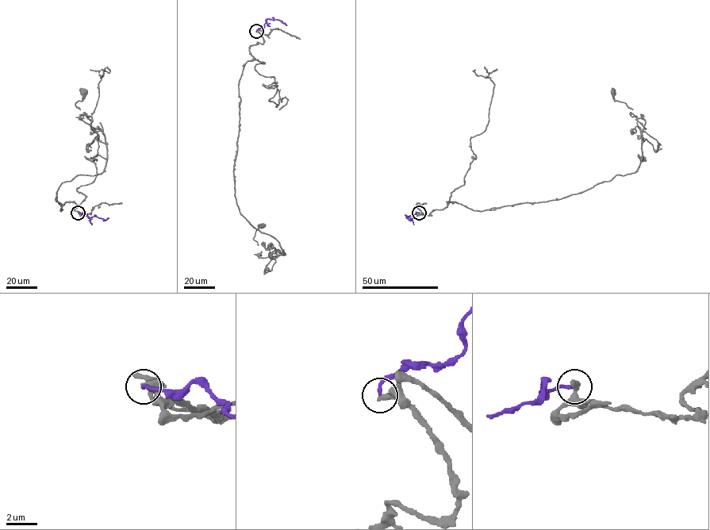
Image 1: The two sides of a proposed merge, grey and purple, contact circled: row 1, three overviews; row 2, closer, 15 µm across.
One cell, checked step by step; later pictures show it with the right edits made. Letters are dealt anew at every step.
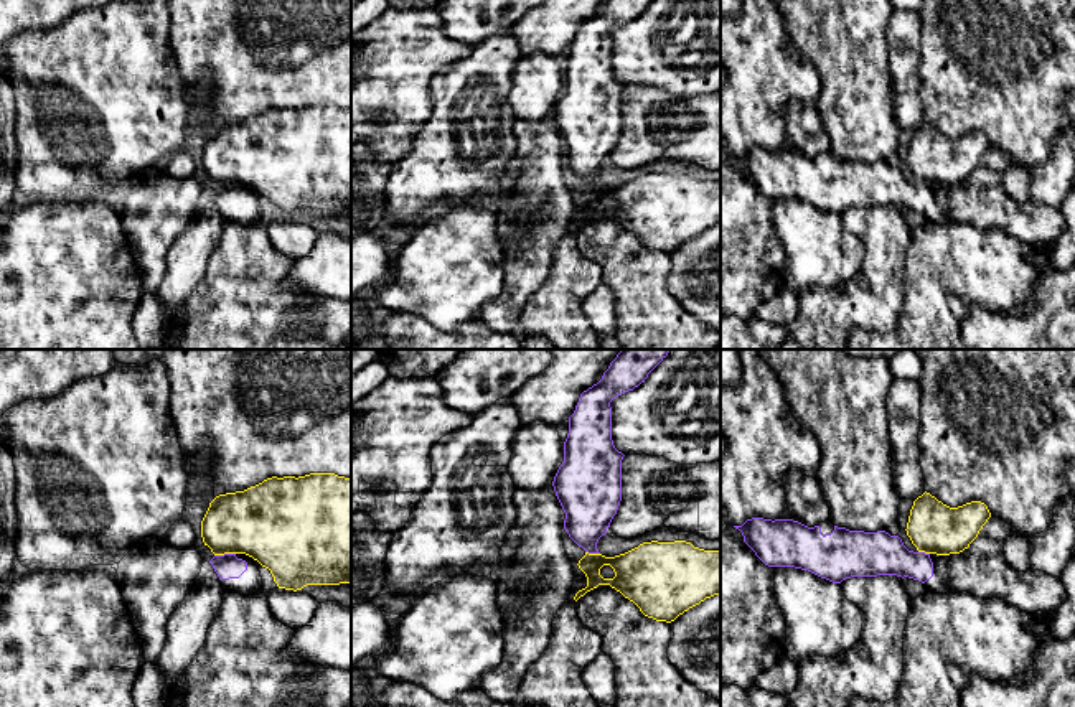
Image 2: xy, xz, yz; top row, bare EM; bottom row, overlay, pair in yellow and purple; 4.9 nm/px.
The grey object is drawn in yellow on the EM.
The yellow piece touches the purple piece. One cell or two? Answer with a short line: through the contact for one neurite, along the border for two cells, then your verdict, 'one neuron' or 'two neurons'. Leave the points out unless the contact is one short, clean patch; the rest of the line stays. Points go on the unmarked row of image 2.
xy (234, 183), (215, 187) | two neurons

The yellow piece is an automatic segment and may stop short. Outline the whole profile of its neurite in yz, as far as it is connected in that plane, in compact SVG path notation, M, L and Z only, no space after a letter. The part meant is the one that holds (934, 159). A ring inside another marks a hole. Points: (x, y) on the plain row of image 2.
M925 122L913 132L905 162L918 183L950 186L968 180L989 148L981 132L950 138Z

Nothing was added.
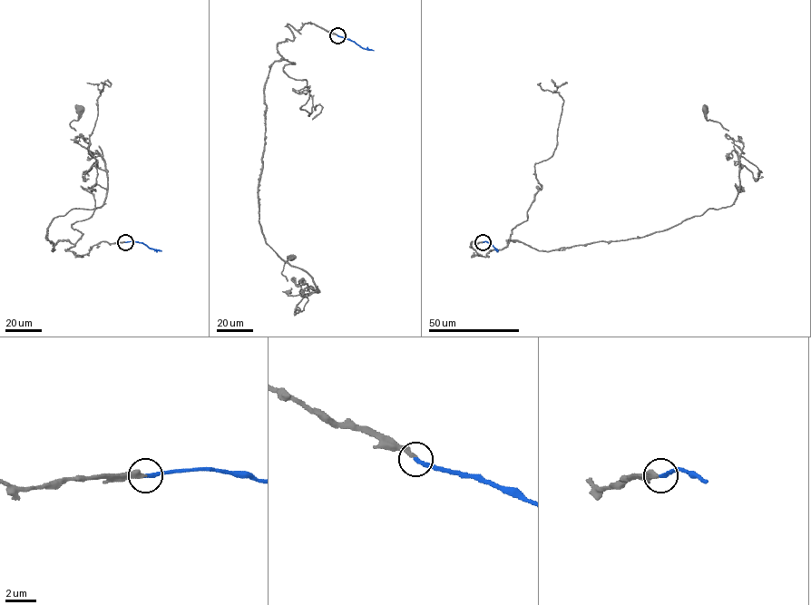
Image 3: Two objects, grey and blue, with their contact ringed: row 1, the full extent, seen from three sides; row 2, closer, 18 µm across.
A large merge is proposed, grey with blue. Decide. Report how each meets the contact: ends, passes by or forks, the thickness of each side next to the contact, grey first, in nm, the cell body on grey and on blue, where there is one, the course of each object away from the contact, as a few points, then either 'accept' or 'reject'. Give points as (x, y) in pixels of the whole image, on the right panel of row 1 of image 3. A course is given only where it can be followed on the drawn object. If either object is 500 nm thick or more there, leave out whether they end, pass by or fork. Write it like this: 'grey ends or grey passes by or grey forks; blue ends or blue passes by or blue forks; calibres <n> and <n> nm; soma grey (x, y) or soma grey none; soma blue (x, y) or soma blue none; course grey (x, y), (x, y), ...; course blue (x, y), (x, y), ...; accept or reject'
grey ends; blue ends; calibres 320 and 240 nm; soma grey (705, 109); soma blue none; course grey (483, 242), (471, 242), (472, 256), (509, 240), (550, 251), (647, 236), (730, 205), (741, 151), (705, 110); course blue (483, 242), (489, 242), (498, 251); accept

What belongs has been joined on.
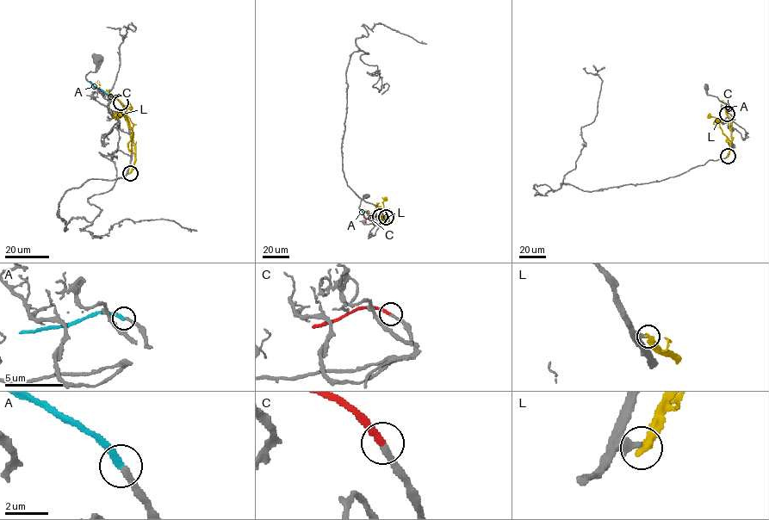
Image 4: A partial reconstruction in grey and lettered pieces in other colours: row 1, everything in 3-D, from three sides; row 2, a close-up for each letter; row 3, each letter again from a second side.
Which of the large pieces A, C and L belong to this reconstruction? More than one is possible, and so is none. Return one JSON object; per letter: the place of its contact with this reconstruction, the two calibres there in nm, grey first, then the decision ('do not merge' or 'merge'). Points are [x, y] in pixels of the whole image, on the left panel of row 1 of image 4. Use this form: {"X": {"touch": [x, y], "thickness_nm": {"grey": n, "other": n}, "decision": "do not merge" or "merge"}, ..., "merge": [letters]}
{"A": {"touch": [120, 102], "thickness_nm": {"grey": 240, "other": 240}, "decision": "do not merge"}, "C": {"touch": [120, 102], "thickness_nm": {"grey": 240, "other": 240}, "decision": "merge"}, "L": {"touch": [130, 173], "thickness_nm": {"grey": 440, "other": 440}, "decision": "do not merge"}, "merge": ["C"]}

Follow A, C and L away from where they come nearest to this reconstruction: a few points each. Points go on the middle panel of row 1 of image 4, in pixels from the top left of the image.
A: (380, 217), (366, 218), (362, 211)
C: (380, 216), (366, 219), (362, 213)
L: (386, 217), (388, 220), (385, 221), (380, 215), (367, 214), (365, 210)

